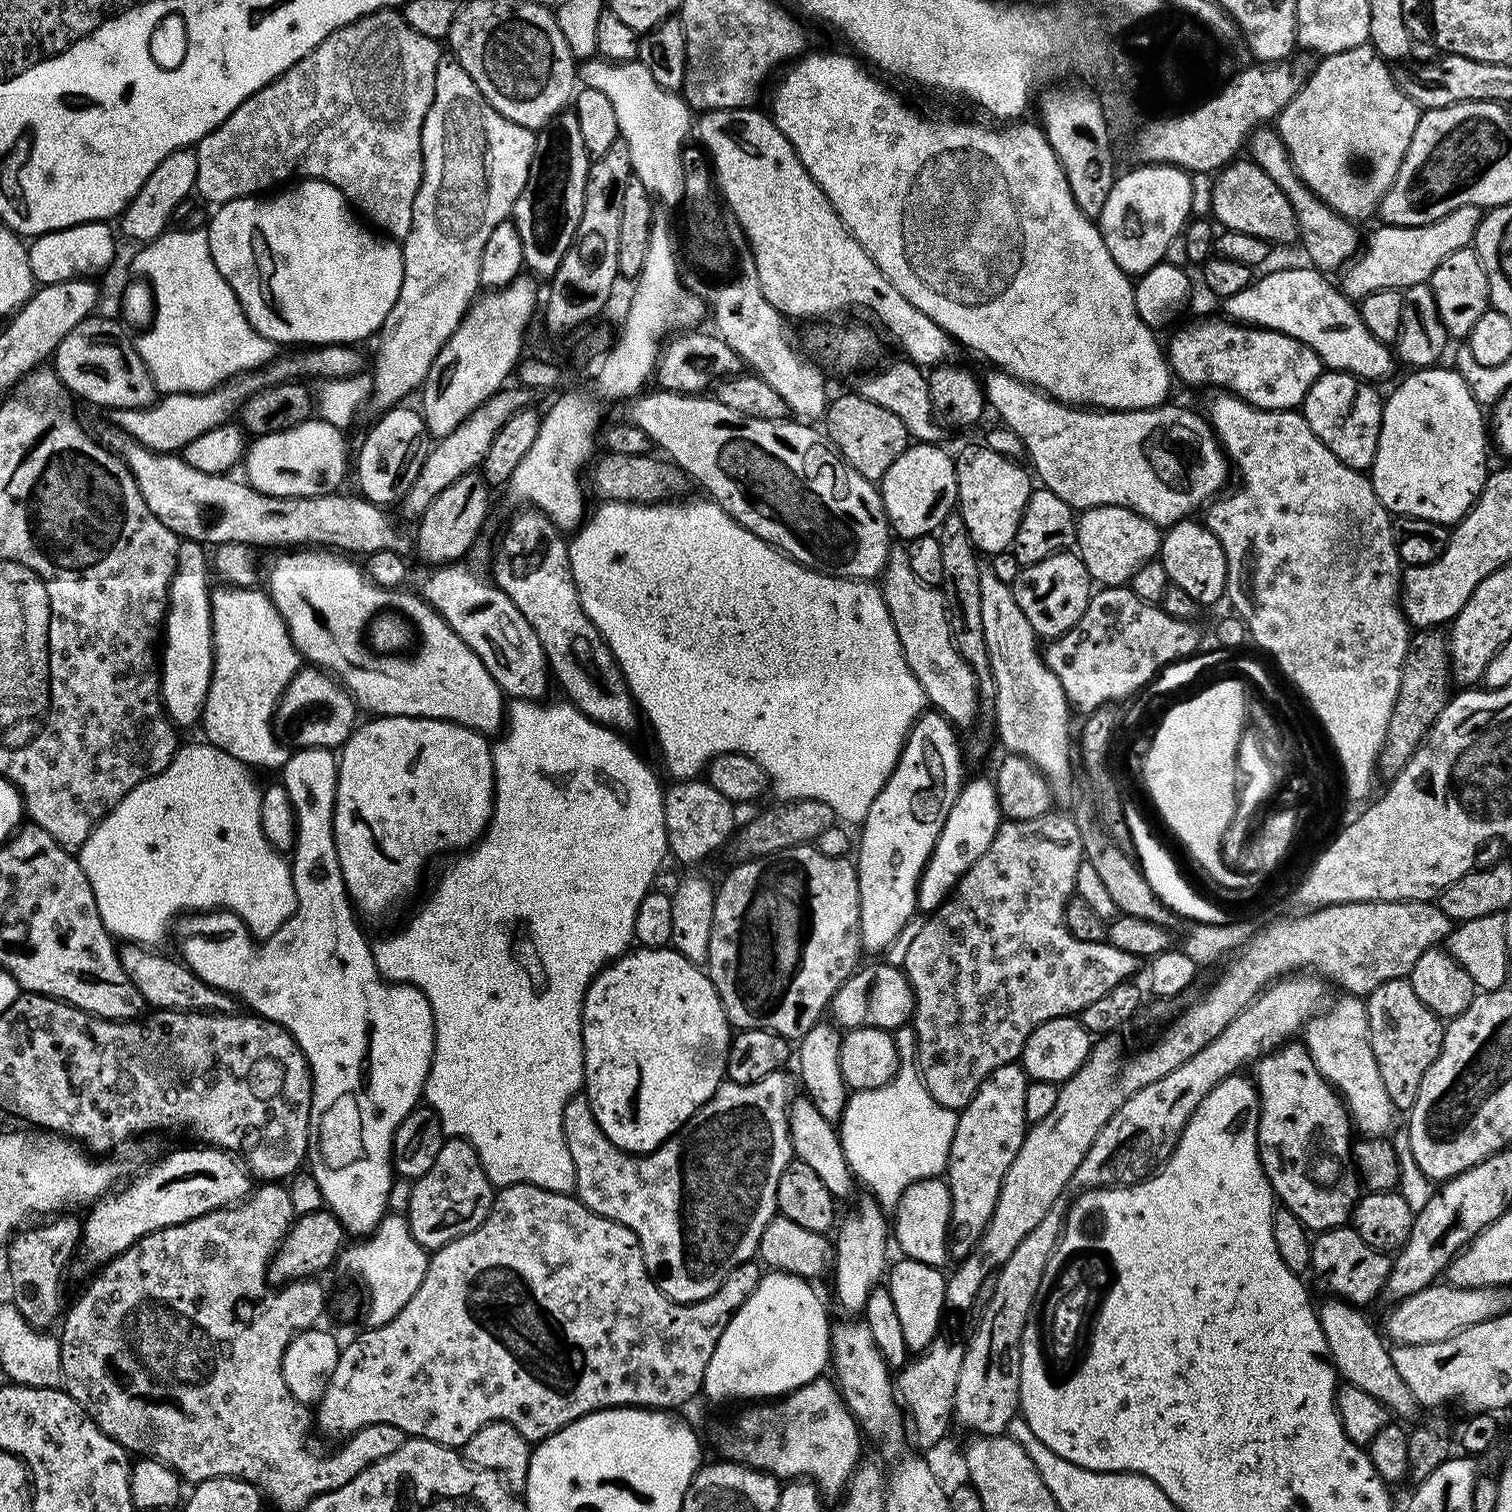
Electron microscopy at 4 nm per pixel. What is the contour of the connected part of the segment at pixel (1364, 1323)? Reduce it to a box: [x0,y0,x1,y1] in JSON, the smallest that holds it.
[1319,1298,1418,1422]

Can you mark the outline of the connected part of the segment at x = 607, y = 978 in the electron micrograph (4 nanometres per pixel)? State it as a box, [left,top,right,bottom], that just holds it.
[582,946,734,1154]

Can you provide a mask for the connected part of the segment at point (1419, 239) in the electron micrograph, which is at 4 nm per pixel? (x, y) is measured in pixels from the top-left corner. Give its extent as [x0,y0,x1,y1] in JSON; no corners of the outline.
[1338,206,1481,302]

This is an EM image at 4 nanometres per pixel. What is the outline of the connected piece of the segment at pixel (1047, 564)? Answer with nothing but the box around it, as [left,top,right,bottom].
[1010,550,1094,638]

